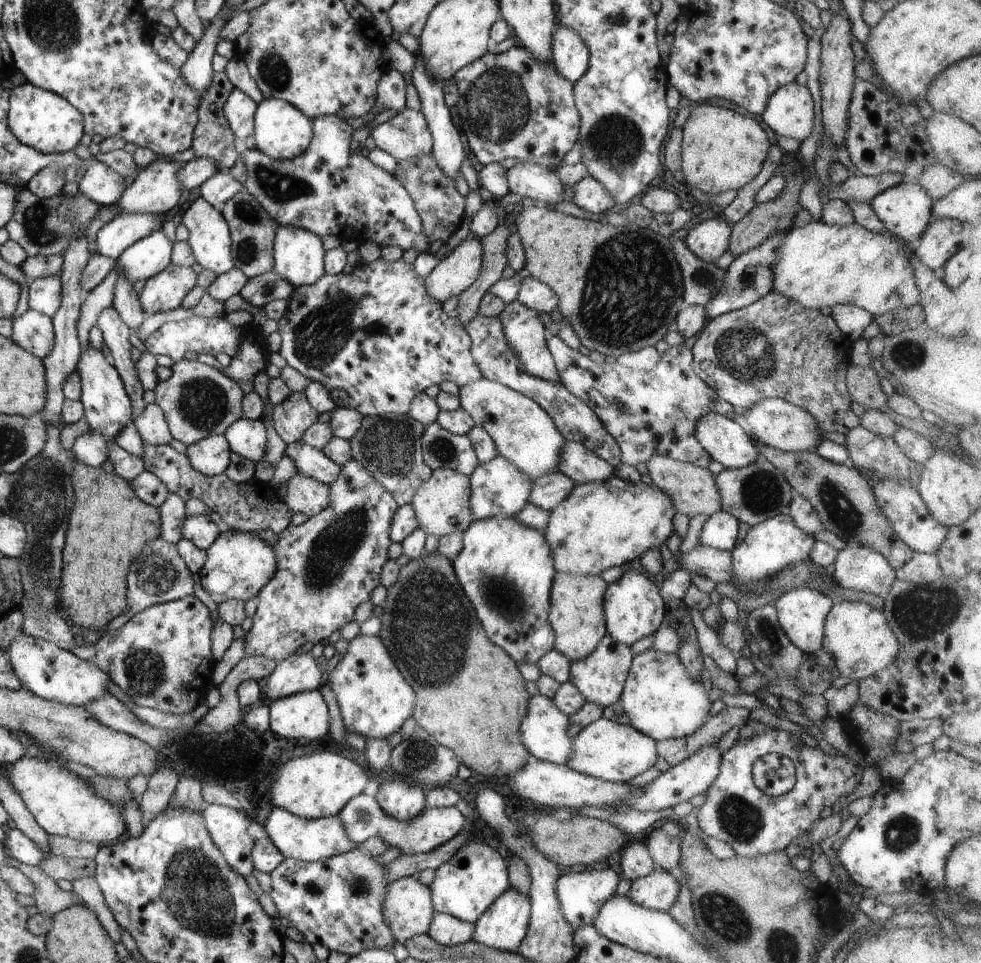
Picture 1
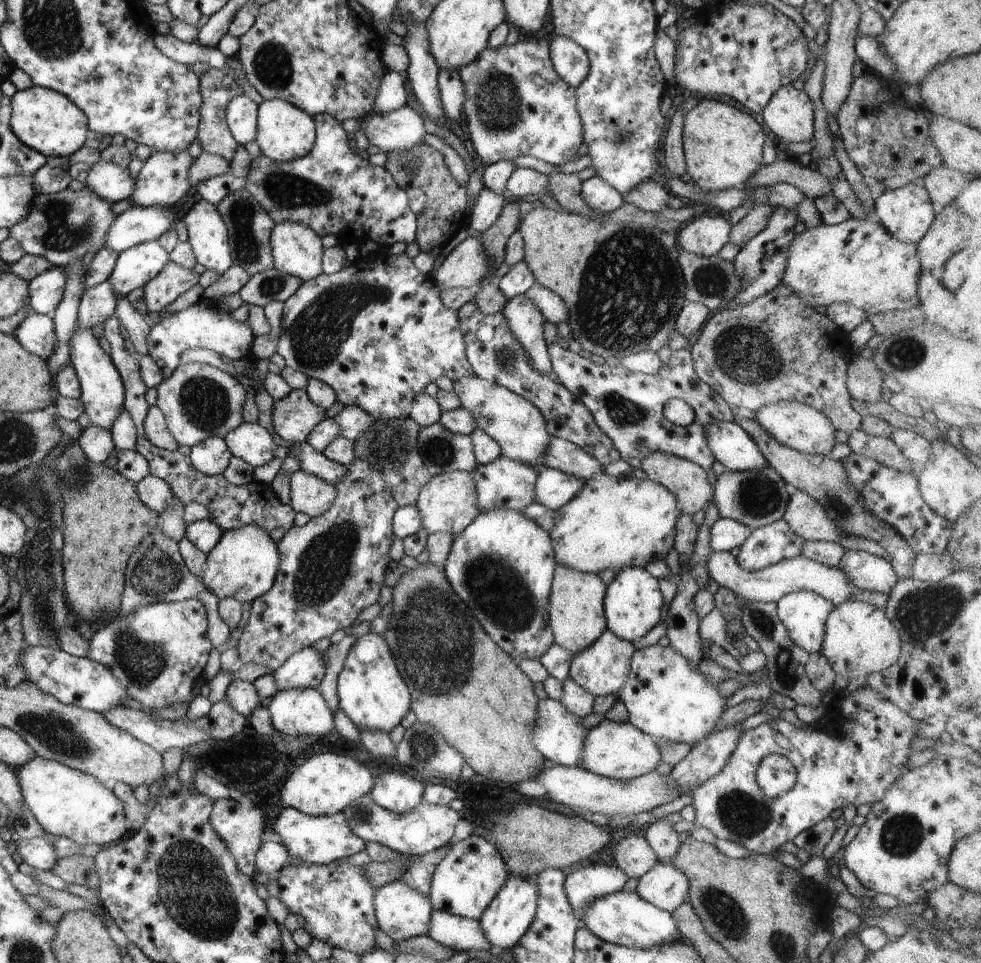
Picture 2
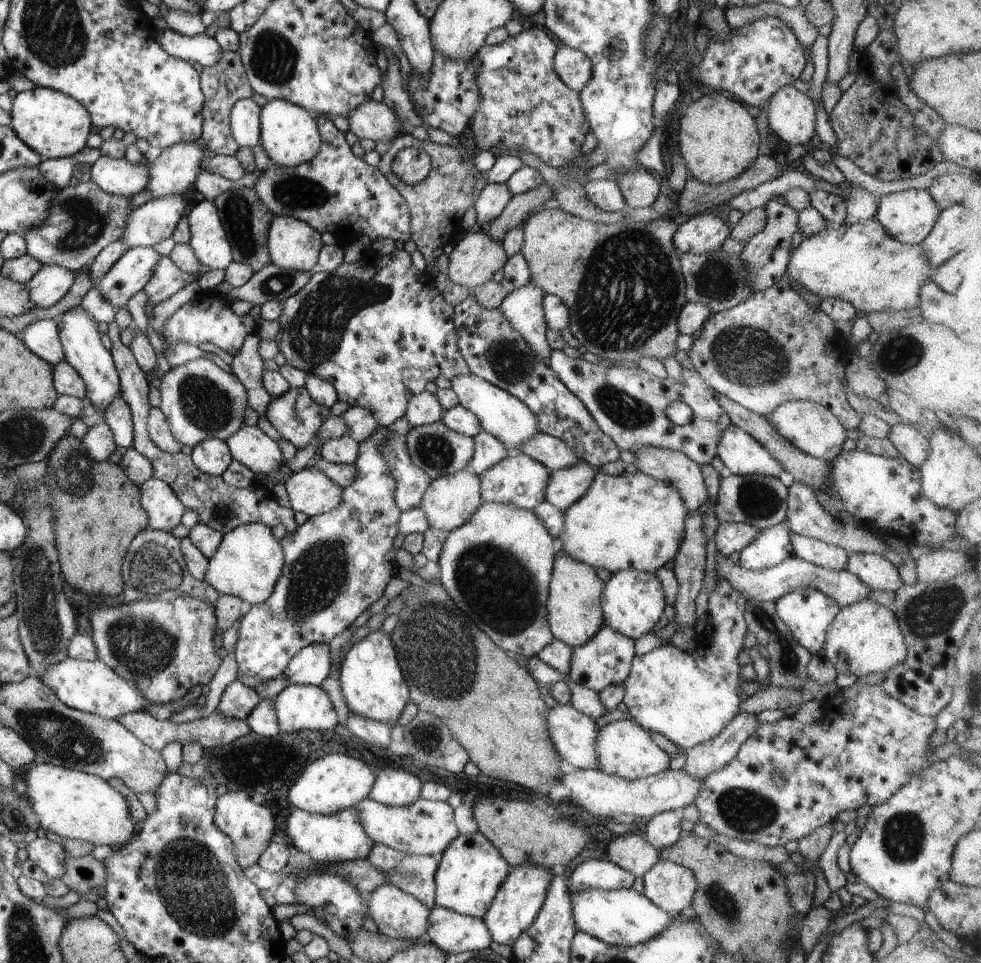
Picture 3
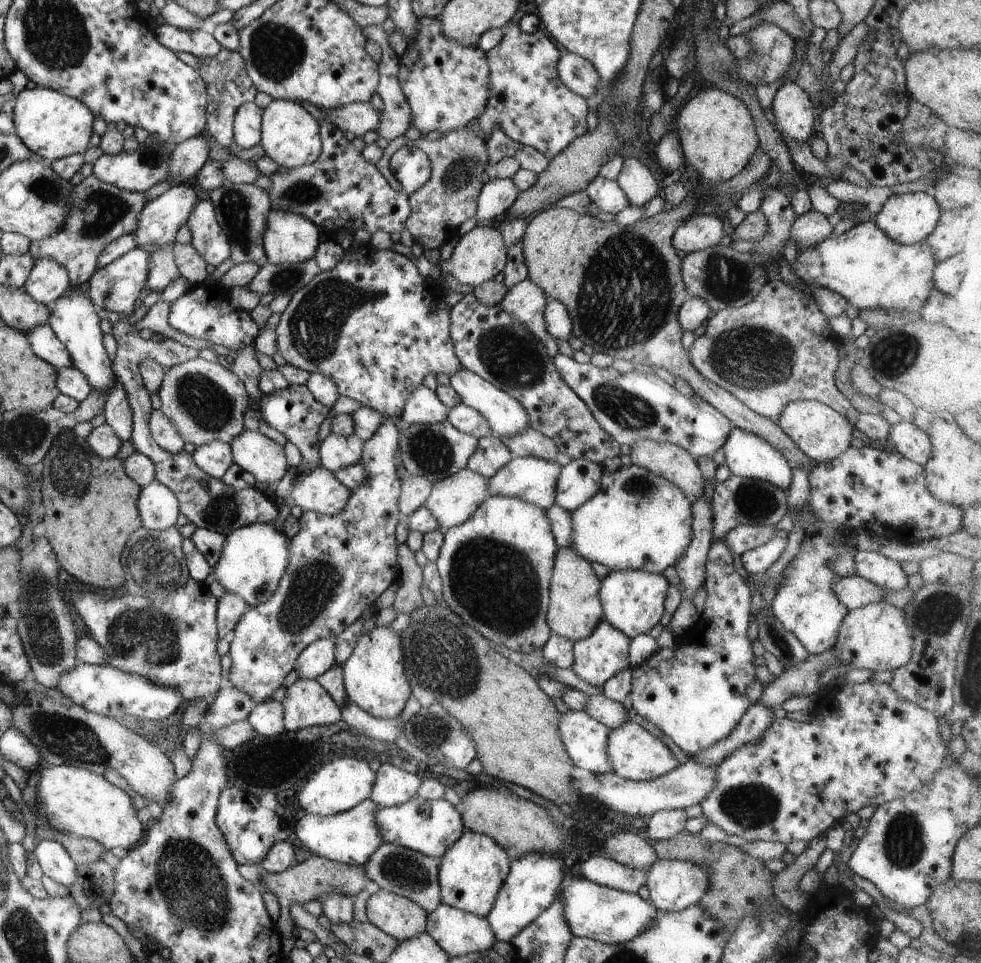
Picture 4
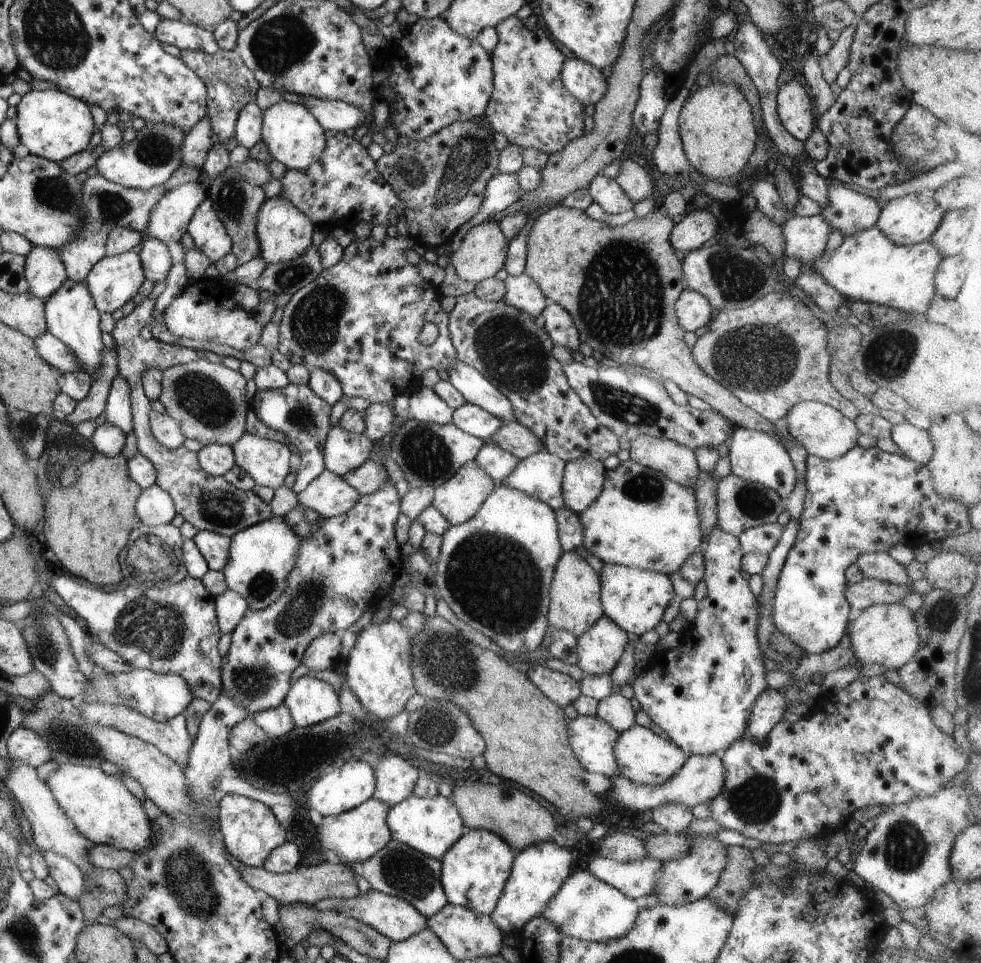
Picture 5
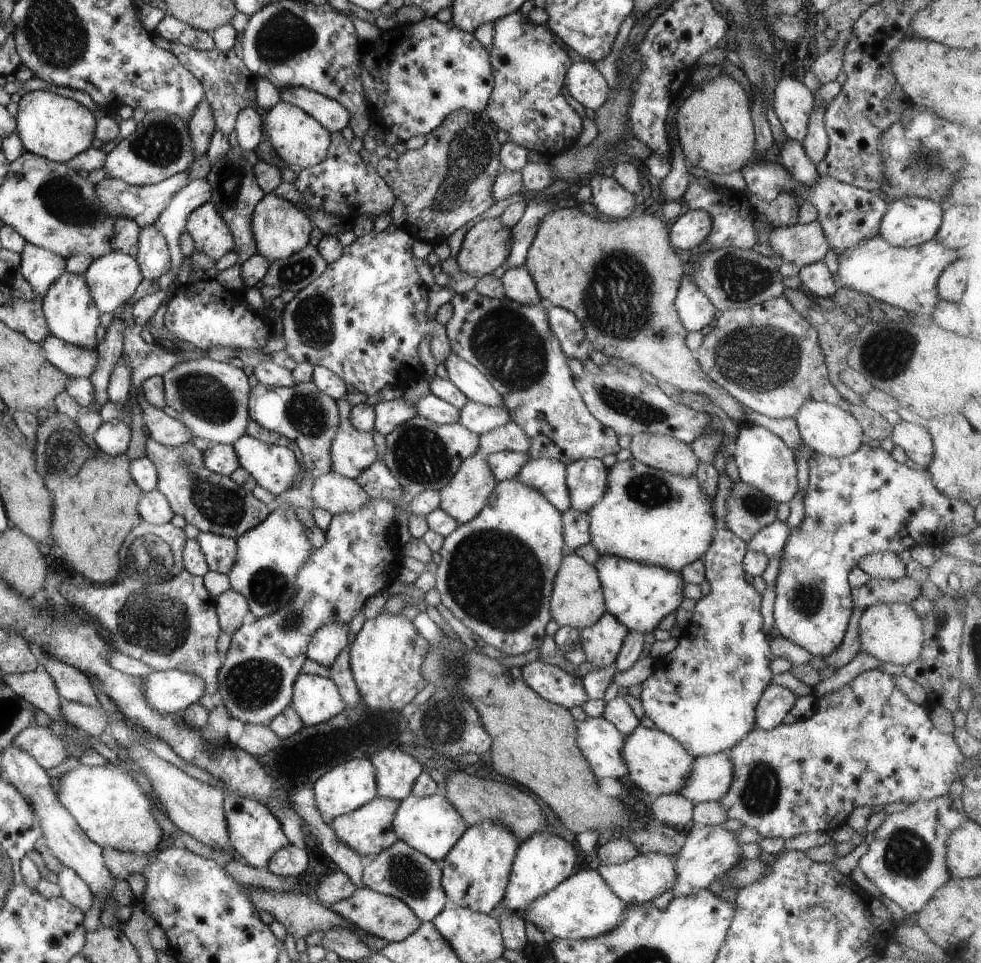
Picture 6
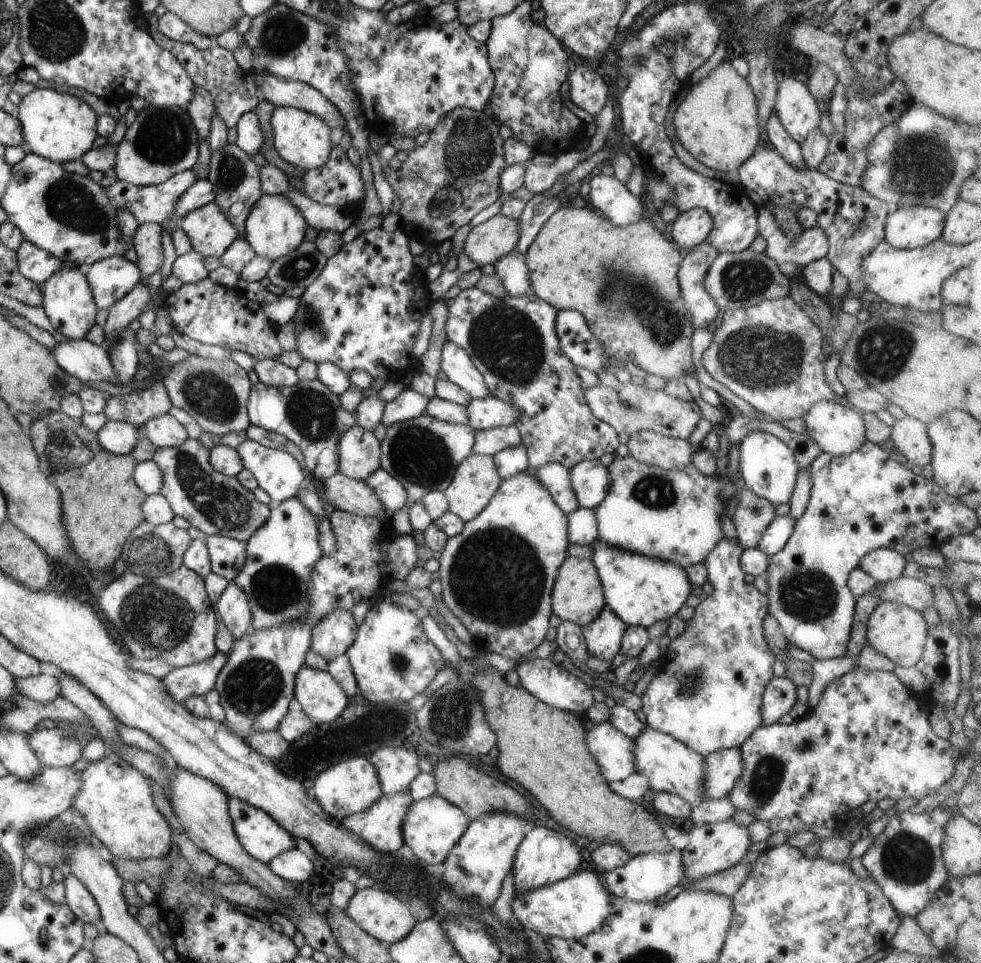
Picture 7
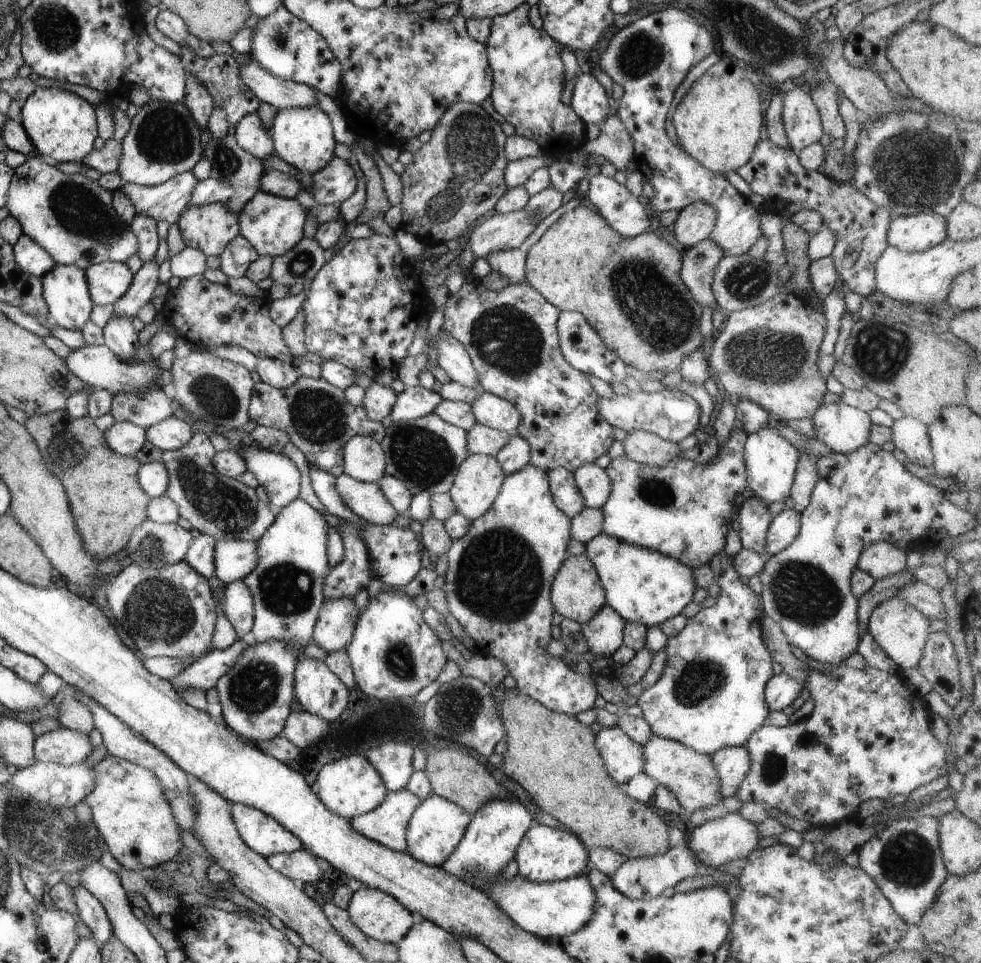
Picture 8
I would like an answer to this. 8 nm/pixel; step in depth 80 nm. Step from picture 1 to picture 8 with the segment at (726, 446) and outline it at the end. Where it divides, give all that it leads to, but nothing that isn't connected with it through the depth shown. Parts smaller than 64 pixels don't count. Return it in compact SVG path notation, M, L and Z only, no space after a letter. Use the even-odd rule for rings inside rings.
M775 423L749 434L744 448L748 486L753 494L766 504L786 501L791 496L791 486L801 453L778 433Z

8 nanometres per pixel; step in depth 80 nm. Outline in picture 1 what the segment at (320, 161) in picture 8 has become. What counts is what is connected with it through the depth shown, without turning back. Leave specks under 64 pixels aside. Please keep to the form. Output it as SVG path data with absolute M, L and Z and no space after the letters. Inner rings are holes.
M263 99L254 115L256 148L274 160L290 160L300 156L313 137L313 119L282 99Z

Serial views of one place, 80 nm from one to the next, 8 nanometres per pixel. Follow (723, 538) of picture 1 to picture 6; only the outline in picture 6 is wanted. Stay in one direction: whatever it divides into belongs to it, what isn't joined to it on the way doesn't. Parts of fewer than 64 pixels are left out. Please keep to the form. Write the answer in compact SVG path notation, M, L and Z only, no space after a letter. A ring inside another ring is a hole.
M776 519L768 526L761 528L748 542L748 551L761 552L767 557L772 558L780 552L788 537L791 528L782 520Z

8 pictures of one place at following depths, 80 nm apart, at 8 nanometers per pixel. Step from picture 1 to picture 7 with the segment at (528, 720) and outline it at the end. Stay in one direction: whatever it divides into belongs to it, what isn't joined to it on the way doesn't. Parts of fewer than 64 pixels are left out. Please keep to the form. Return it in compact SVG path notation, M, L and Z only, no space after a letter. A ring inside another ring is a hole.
M609 720L587 730L586 740L608 782L623 781L637 772L634 741L614 728Z

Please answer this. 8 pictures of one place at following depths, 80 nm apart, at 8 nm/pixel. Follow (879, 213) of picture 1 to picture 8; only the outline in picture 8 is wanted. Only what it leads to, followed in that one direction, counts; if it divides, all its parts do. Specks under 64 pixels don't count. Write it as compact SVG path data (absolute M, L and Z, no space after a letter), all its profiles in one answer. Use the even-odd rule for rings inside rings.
M933 212L891 219L887 232L890 247L909 253L924 252L948 239L947 220Z

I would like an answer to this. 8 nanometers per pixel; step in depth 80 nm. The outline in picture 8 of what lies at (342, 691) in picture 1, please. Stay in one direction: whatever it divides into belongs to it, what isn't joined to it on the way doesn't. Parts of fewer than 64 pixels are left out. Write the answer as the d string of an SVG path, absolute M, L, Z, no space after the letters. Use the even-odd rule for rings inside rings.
M380 592L377 596L369 598L368 604L359 614L352 640L345 649L350 657L355 681L364 694L374 696L378 700L414 696L436 680L444 670L448 659L442 649L442 641L424 621L423 610L414 602L412 597L402 592Z

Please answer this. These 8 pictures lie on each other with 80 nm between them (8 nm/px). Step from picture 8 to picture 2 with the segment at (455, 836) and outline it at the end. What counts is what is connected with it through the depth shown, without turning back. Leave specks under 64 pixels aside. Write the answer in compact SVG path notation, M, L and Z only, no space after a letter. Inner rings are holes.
M369 794L358 798L343 811L351 830L363 841L380 843L406 857L424 856L426 853L446 848L461 817L449 805L428 804L423 800L411 811L395 813L378 806Z

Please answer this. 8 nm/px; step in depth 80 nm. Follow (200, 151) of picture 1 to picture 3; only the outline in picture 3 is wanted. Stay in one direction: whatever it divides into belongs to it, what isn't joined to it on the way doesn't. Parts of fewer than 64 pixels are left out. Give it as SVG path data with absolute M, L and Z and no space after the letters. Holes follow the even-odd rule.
M223 51L221 59L217 60L215 65L200 68L199 73L201 89L205 96L201 136L205 140L205 148L215 152L216 155L234 155L240 146L232 136L230 111L238 99L251 99L255 93L246 76L246 69L240 53L238 51Z

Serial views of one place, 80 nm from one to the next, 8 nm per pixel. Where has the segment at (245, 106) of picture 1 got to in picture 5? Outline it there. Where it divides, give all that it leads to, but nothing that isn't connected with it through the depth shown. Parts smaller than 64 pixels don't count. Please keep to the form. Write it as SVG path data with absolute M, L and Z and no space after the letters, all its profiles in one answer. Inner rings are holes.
M249 102L238 113L234 138L245 148L252 148L260 142L263 127L263 111L255 102Z

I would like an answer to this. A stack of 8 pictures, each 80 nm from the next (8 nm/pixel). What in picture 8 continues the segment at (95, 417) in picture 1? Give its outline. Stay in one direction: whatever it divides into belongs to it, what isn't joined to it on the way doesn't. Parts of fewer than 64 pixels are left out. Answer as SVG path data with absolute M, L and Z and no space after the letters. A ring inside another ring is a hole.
M56 264L52 271L41 276L49 318L65 329L80 330L95 306L90 296L85 269L74 265Z

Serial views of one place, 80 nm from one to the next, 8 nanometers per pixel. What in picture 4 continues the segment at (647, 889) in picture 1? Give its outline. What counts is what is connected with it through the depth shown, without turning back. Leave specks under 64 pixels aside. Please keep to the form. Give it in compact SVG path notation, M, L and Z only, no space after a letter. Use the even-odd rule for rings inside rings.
M658 860L647 872L646 886L650 891L650 902L661 911L683 911L698 905L706 894L710 882L709 870L704 865L690 861Z

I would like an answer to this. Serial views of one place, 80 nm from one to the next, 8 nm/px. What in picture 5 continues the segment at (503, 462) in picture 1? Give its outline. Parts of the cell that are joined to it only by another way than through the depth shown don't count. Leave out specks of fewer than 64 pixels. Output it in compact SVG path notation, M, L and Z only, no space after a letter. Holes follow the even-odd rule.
M546 450L521 459L512 474L502 482L513 489L548 503L554 510L564 508L563 472L565 462Z

